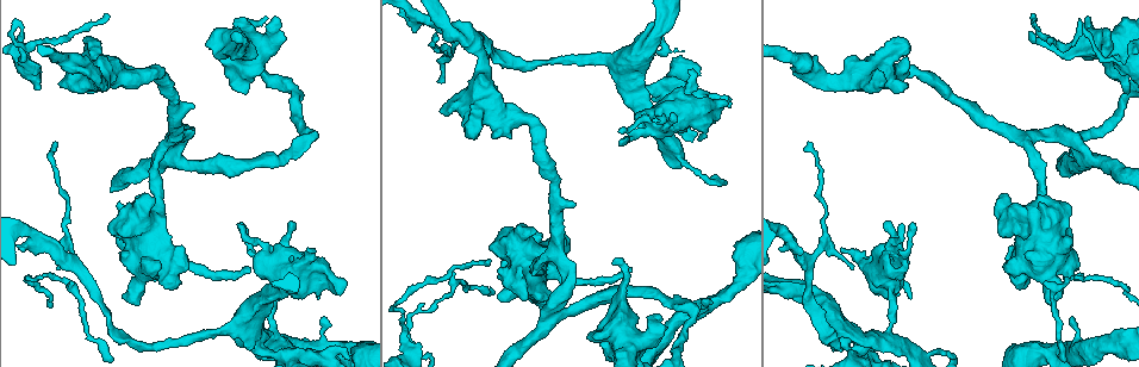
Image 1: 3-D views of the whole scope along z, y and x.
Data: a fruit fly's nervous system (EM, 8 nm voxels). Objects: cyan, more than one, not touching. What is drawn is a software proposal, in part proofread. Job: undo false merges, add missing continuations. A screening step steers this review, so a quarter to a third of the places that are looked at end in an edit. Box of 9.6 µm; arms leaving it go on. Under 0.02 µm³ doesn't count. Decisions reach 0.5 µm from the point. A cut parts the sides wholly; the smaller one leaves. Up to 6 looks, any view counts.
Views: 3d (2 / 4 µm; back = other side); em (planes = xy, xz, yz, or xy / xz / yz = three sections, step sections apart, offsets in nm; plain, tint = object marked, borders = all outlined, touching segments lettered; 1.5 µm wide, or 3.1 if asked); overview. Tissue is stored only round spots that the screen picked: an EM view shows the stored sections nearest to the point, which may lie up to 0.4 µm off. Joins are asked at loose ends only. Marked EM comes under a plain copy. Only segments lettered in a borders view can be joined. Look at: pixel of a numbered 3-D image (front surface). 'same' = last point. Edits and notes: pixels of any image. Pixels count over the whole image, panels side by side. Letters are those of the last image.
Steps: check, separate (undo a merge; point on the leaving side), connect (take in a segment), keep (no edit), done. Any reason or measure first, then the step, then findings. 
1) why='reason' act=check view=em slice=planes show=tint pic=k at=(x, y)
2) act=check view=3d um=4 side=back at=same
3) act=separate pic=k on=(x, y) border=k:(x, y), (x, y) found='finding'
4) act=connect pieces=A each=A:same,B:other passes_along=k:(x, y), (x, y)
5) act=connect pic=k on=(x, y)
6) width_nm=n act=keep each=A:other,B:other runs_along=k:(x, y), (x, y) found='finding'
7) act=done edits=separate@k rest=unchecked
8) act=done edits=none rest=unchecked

why='free end' act=check view=3d um=2 pic=1 at=(1088, 17)

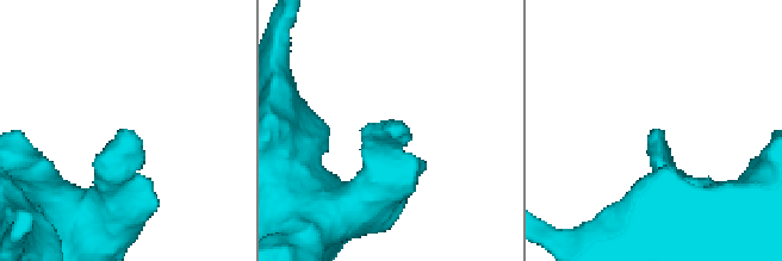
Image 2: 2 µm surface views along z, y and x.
act=check view=em slice=planes show=tint pic=2 at=(131, 134)

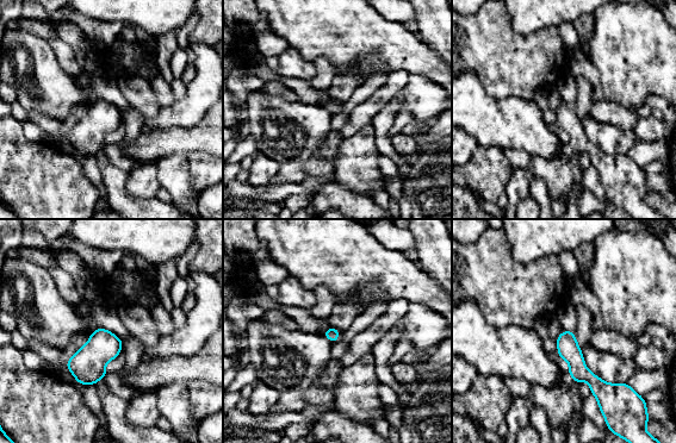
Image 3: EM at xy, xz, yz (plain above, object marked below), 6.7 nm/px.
why='see the neighbours' act=check view=em slice=planes show=borders at=same

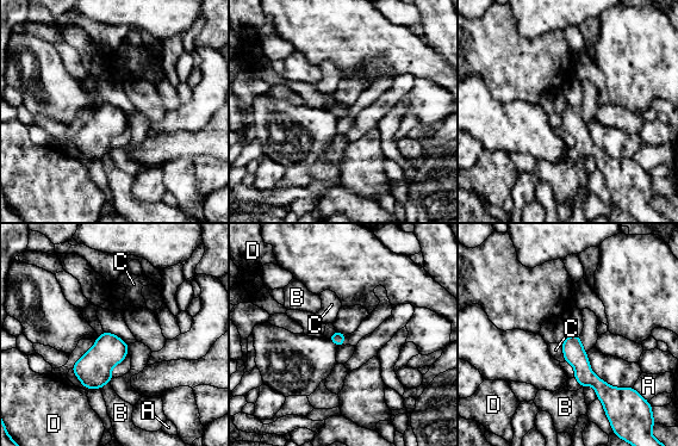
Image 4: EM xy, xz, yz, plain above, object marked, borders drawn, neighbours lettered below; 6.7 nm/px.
act=keep each=A:other,B:other,C:other,D:other border=4:(560, 345), (565, 360) found='none of them fits'

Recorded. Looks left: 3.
why='branch stops here' act=check view=3d um=4 pic=1 at=(703, 303)

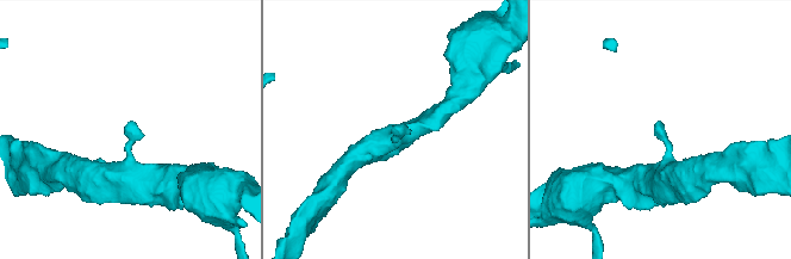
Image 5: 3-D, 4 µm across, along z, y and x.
act=check view=em slice=xz step=8 show=tint pic=5 at=(396, 130)

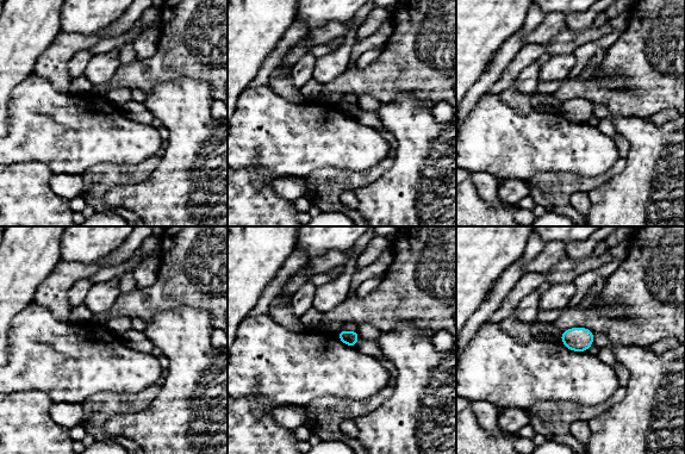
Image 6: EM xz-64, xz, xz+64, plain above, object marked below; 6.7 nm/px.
act=check view=em slice=planes show=borders at=same

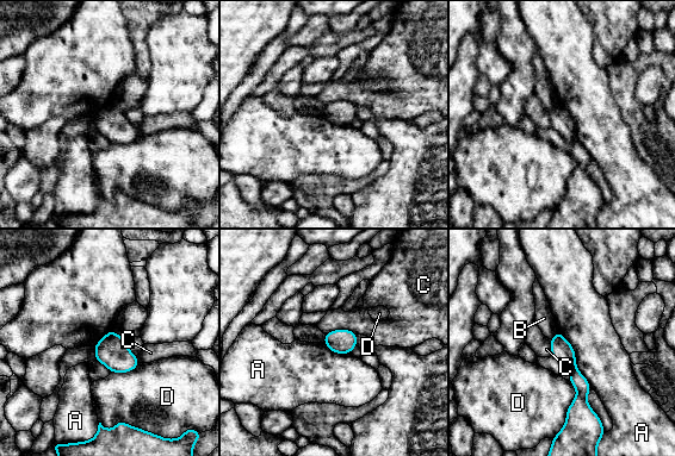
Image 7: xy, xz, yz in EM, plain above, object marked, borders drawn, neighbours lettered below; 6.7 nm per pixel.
act=keep each=A:other,B:other,C:other,D:other border=7:(557, 330), (592, 387) found='no lettered segment goes on from it'

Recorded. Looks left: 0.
act=done edits=none rest=unchecked

